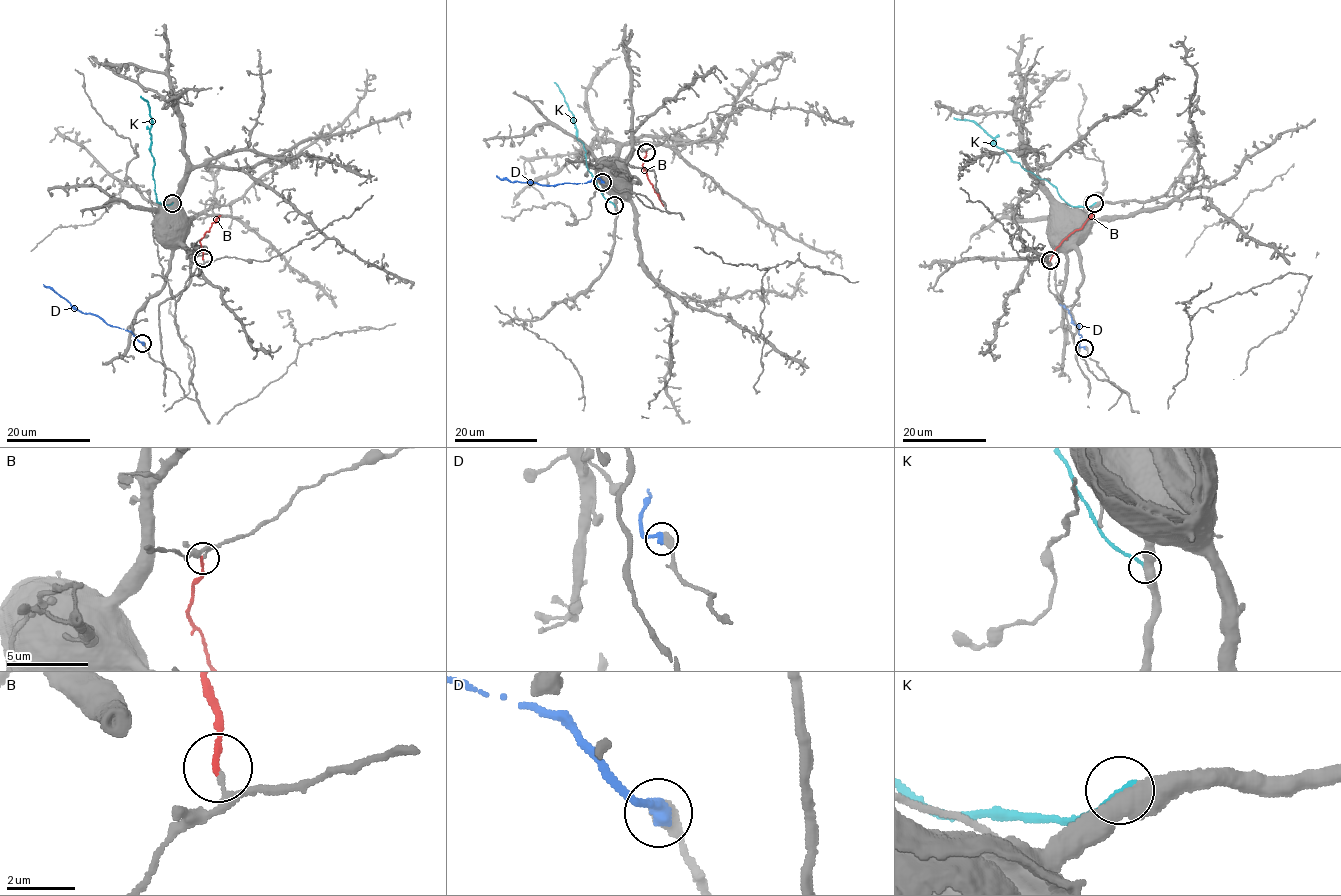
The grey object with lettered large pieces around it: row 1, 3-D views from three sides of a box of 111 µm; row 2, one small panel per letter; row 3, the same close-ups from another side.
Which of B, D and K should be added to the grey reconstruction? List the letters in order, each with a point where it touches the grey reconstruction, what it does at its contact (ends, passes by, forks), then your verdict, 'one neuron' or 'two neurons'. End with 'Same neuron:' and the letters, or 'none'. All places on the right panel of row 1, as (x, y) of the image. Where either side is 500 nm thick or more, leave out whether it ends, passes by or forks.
B: meets grey at (1050, 260); it ends there; two neurons
D: meets grey at (1084, 348); it ends there; one neuron
K: meets grey at (1094, 203); two neurons
Same neuron: D

